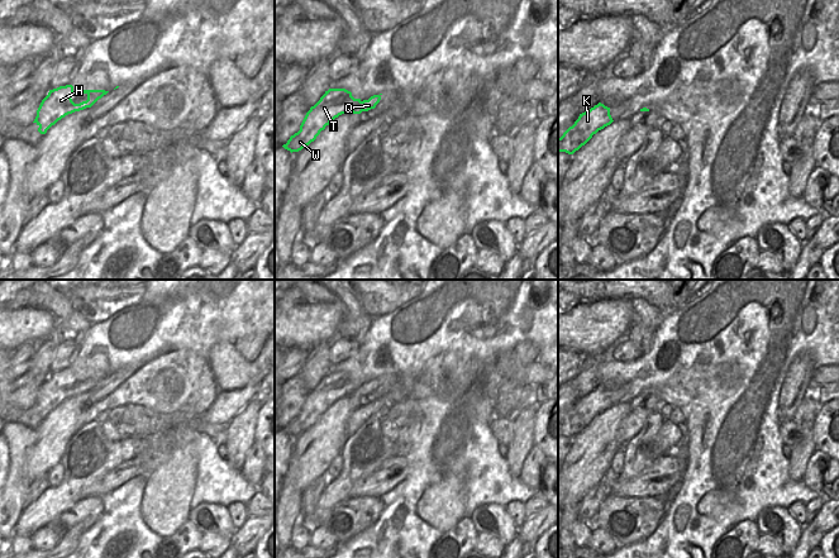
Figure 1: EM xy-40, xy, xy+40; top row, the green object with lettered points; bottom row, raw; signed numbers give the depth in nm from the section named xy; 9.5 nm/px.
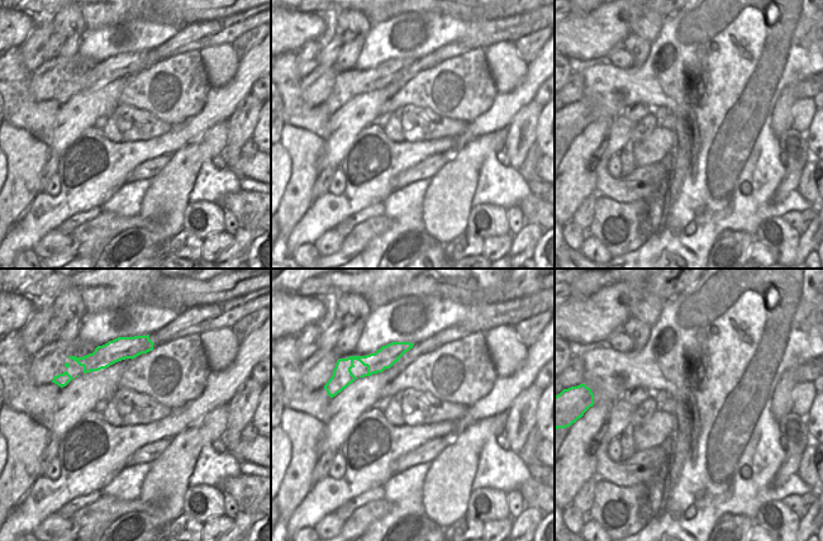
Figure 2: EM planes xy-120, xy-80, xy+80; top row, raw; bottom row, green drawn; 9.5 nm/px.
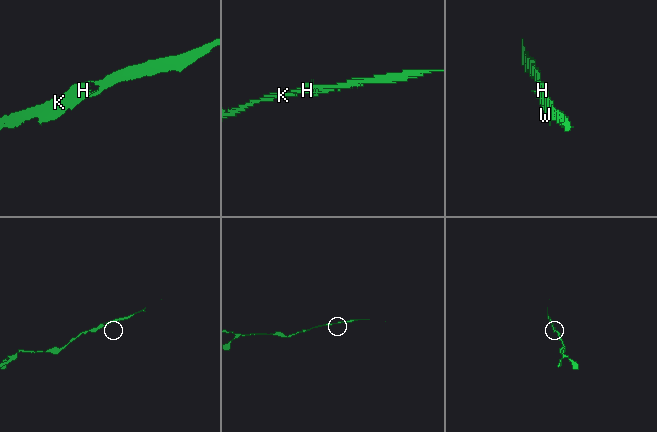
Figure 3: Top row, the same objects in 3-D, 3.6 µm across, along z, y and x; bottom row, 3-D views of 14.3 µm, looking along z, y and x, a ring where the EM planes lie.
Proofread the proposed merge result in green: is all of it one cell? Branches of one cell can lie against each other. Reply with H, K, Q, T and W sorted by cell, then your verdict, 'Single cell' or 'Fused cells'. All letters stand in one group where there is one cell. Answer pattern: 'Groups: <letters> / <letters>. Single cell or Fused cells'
Groups: H K Q T W. Single cell

